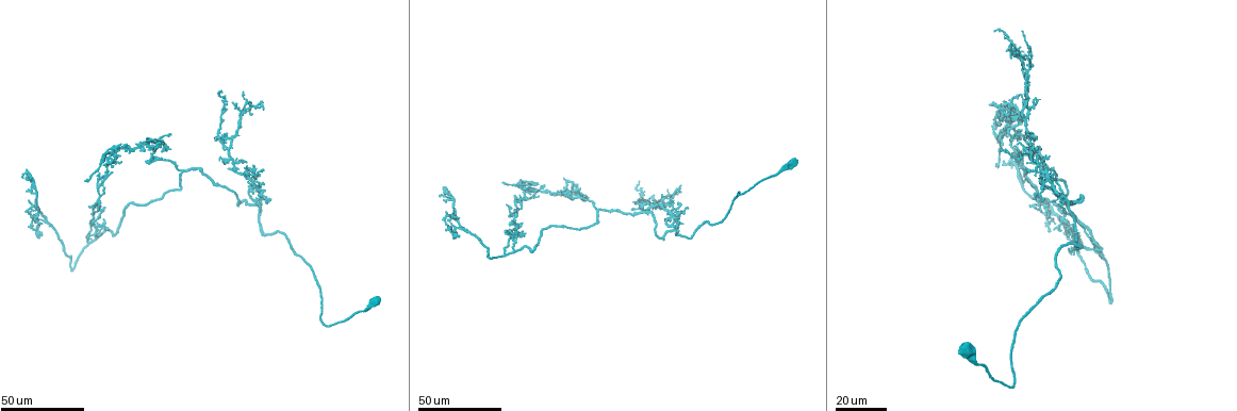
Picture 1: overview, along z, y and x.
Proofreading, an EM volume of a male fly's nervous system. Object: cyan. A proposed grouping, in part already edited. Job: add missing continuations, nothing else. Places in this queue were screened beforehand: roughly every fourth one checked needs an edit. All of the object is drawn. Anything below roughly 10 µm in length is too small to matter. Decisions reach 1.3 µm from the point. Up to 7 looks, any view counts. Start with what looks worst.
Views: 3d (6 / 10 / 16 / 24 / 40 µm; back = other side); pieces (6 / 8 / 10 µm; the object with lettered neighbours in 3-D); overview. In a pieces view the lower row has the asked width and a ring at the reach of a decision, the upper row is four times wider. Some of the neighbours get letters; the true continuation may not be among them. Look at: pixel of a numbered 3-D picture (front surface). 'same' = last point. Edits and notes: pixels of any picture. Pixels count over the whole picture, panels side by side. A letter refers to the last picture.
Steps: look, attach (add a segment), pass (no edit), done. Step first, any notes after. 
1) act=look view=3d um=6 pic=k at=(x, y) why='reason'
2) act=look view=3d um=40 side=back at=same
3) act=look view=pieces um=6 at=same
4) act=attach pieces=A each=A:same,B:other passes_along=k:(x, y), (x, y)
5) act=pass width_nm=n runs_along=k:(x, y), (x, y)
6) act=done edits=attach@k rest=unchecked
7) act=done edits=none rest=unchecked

act=look view=3d um=24 pic=1 at=(682, 225) why='free end'

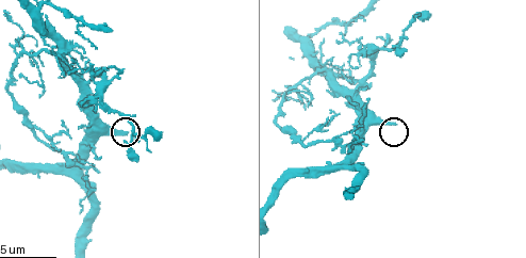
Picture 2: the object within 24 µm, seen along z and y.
act=look view=pieces um=10 pic=2 at=(128, 131)

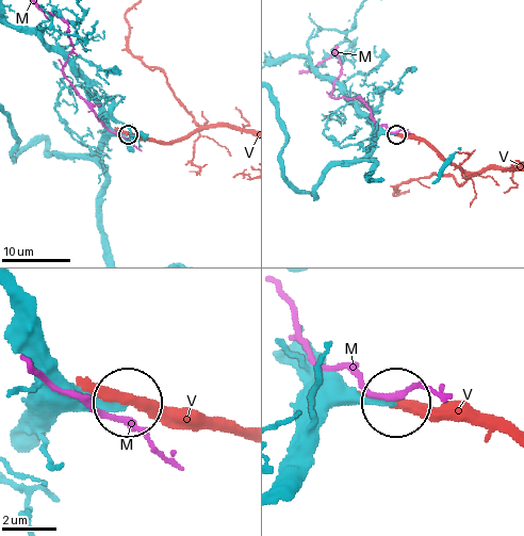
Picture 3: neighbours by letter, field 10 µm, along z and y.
act=pass each=M:other,V:other found='none of them fits'

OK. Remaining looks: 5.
act=look view=3d um=24 pic=1 at=(445, 196)

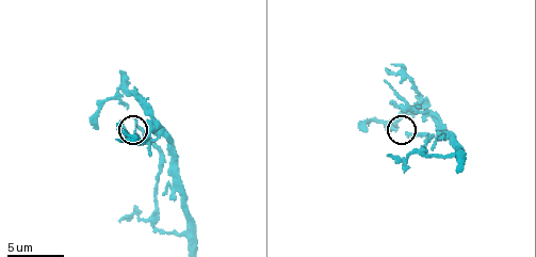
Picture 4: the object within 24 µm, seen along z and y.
act=look view=3d um=10 pic=4 at=(407, 134)

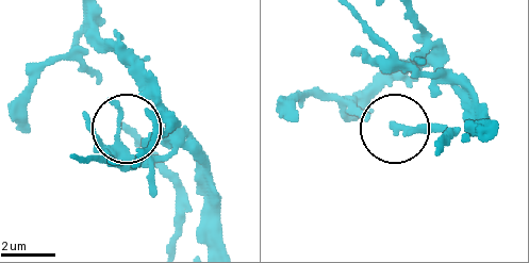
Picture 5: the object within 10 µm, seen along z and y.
act=look view=pieces um=10 pic=5 at=(392, 126) why='see the neighbours'

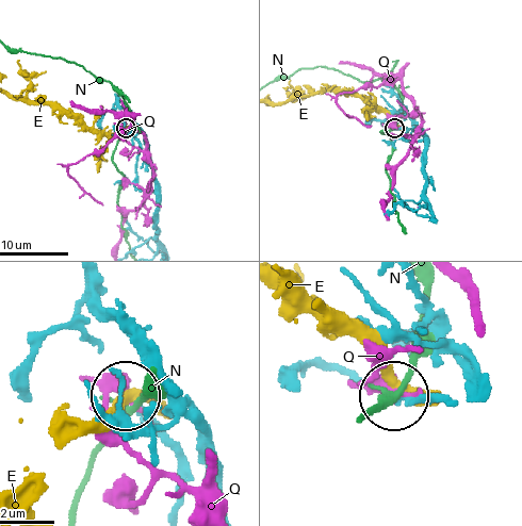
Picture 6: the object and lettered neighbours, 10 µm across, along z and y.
act=pass each=E:other,N:other,Q:other runs_along=6:(459, 403), (400, 396) found='none of them fits'

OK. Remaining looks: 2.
act=look view=3d um=24 pic=1 at=(446, 217) why='branch stops here'

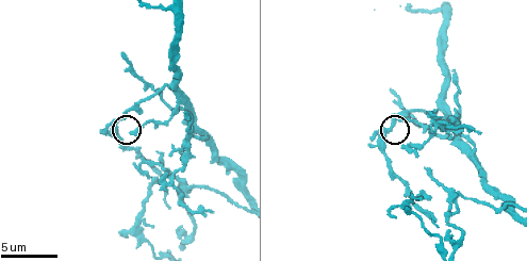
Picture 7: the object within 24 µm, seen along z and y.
act=look view=pieces um=6 pic=7 at=(398, 121)

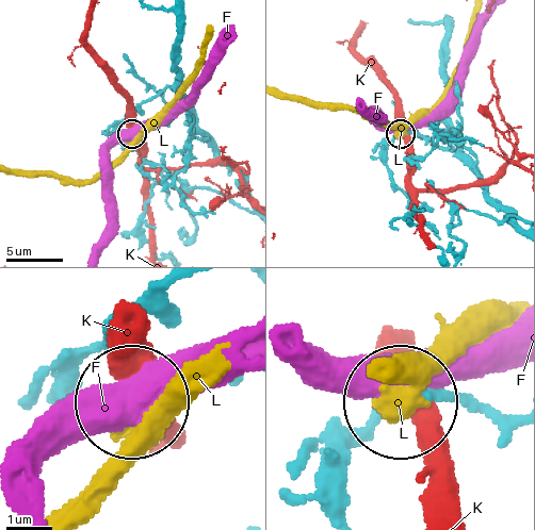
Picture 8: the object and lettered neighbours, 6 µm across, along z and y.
act=pass each=F:other,K:other,L:other runs_along=8:(507, 419), (408, 397) found='no lettered segment goes on from it'

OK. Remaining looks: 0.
act=done edits=none rest=unchecked

